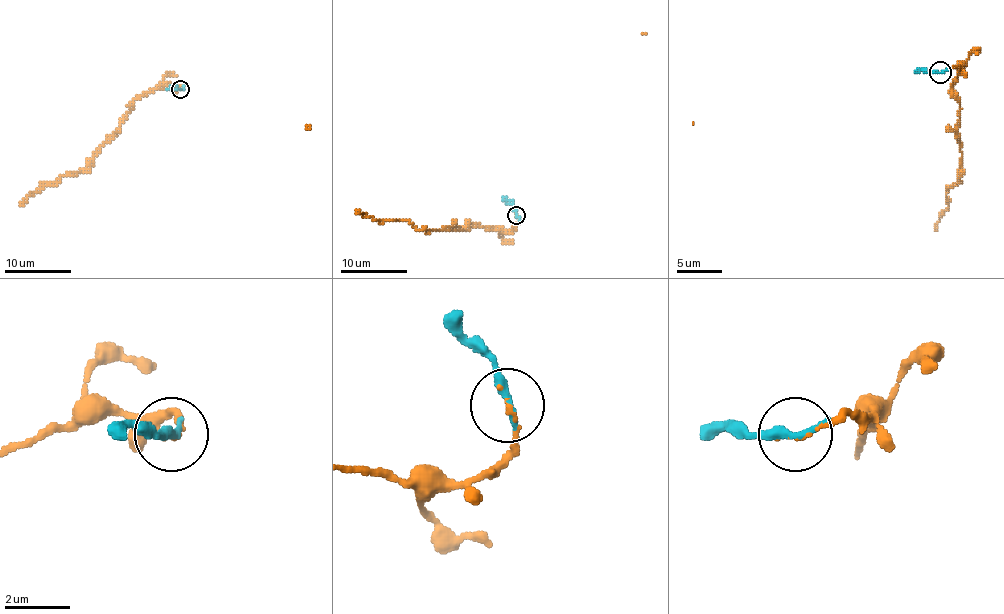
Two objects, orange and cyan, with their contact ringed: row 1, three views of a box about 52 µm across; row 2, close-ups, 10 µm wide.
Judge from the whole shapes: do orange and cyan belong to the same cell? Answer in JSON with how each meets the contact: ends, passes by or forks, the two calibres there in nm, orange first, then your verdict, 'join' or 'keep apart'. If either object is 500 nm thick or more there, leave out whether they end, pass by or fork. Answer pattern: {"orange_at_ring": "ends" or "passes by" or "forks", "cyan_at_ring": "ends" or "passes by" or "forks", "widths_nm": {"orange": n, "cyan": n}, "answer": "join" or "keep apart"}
{"orange_at_ring": "ends", "cyan_at_ring": "ends", "widths_nm": {"orange": 100, "cyan": 320}, "answer": "join"}

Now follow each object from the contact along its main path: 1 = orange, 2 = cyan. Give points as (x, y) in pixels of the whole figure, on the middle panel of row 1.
1: (517, 214), (518, 221), (507, 231), (470, 224), (465, 229), (419, 231), (407, 221), (377, 221), (359, 211)
2: (517, 214), (517, 209), (503, 196)

